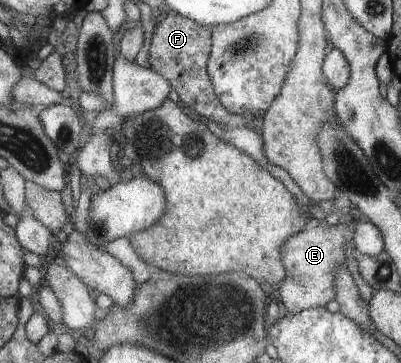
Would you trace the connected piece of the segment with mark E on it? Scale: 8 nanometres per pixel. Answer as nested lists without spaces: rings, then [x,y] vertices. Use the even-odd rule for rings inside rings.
[[[355,221],[337,223],[326,227],[303,229],[283,242],[283,266],[287,266],[287,278],[277,285],[280,303],[288,313],[298,313],[309,307],[323,307],[334,299],[334,270],[345,264],[343,248],[354,236]]]

